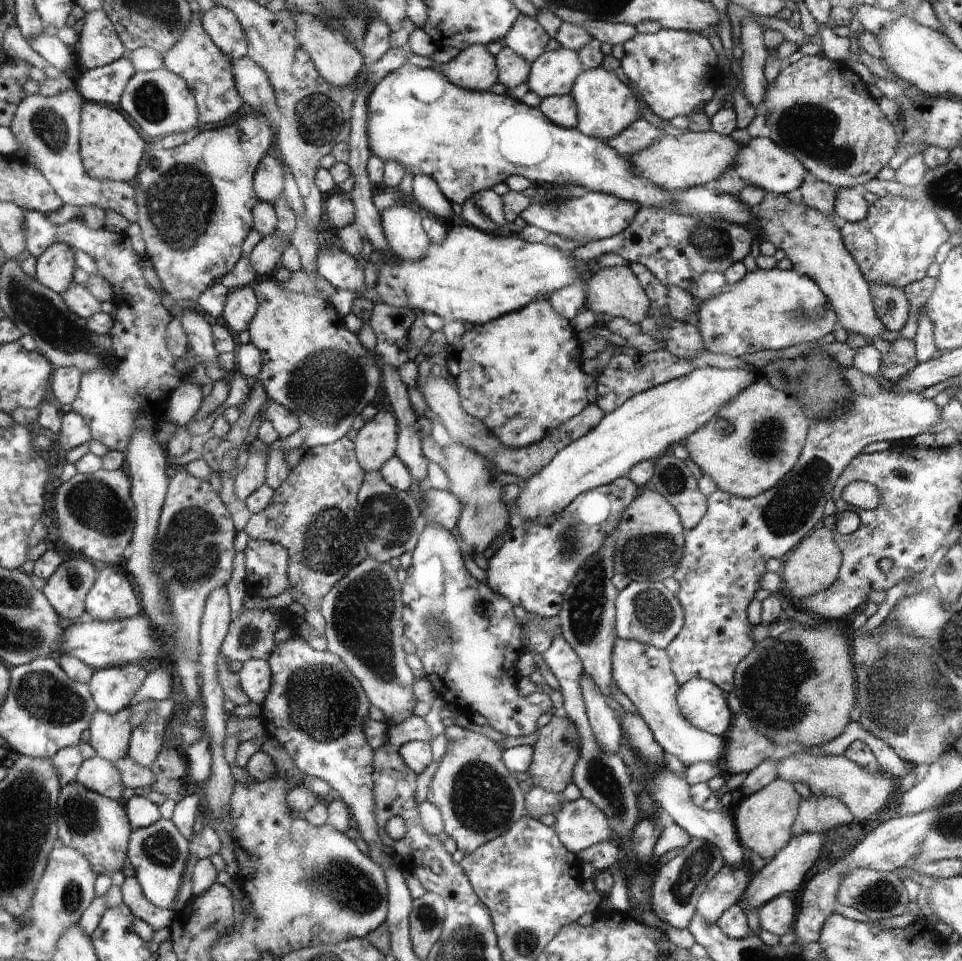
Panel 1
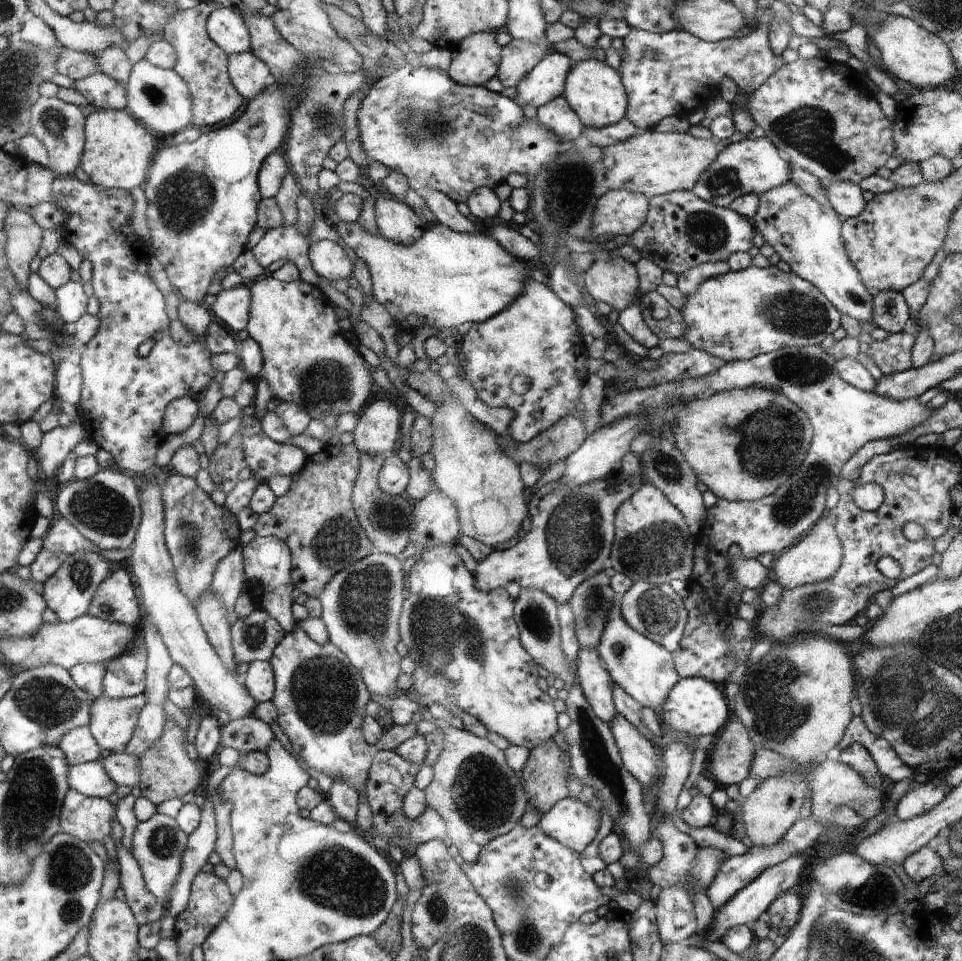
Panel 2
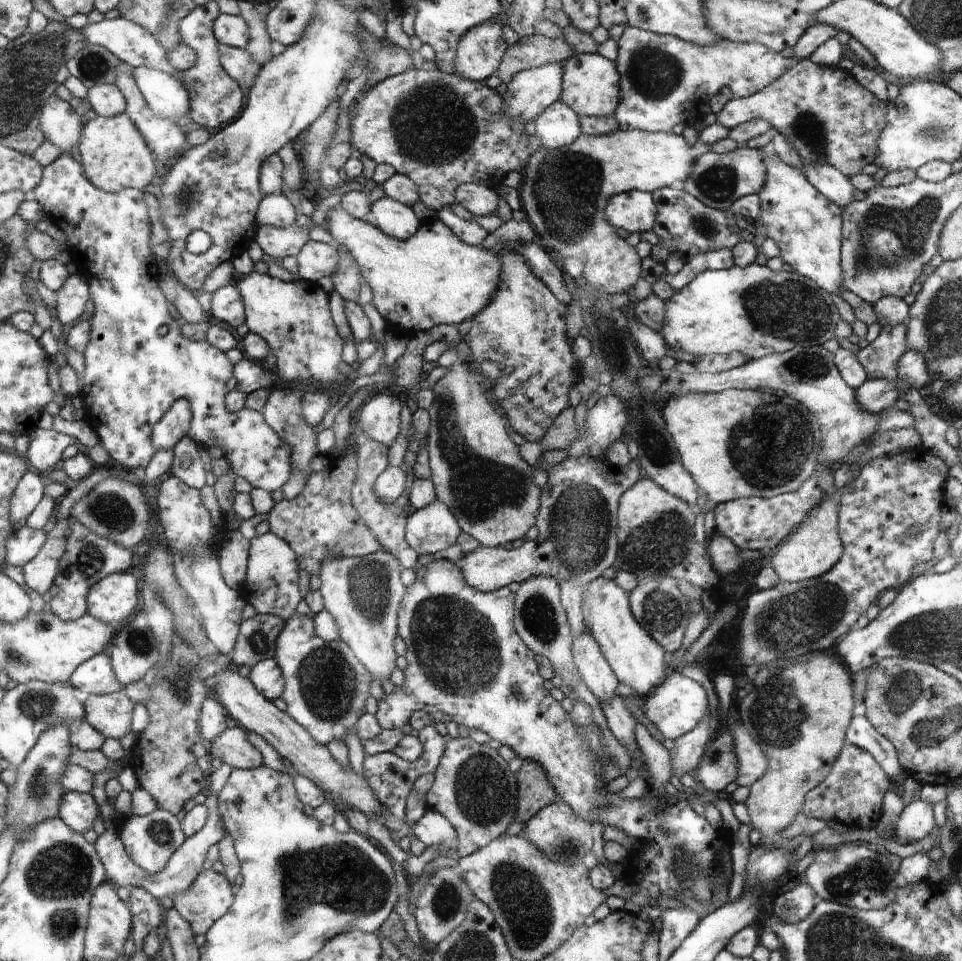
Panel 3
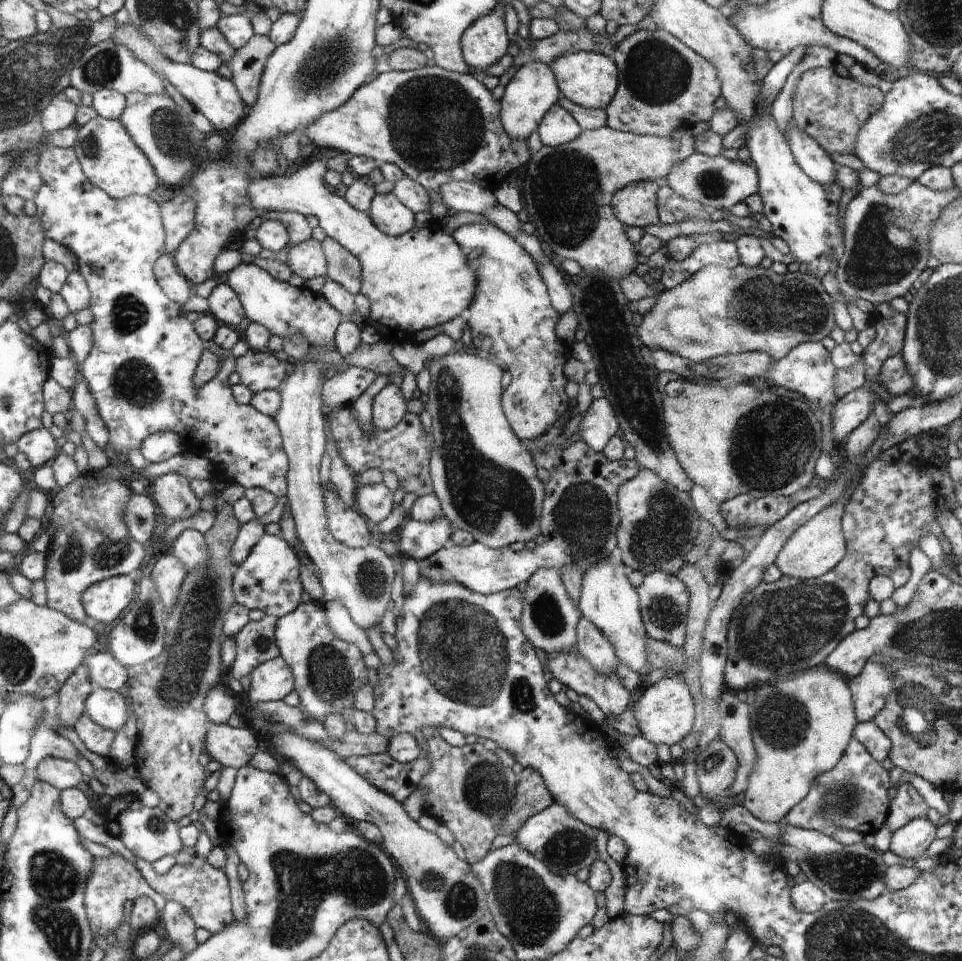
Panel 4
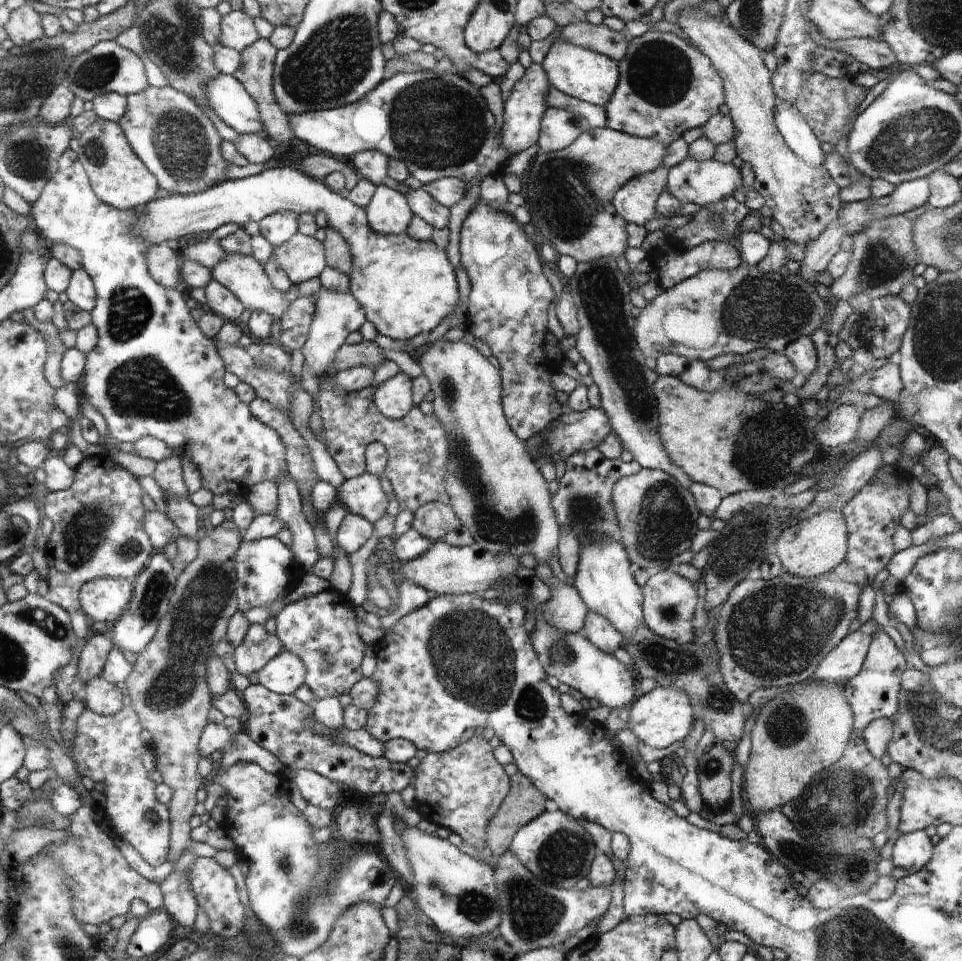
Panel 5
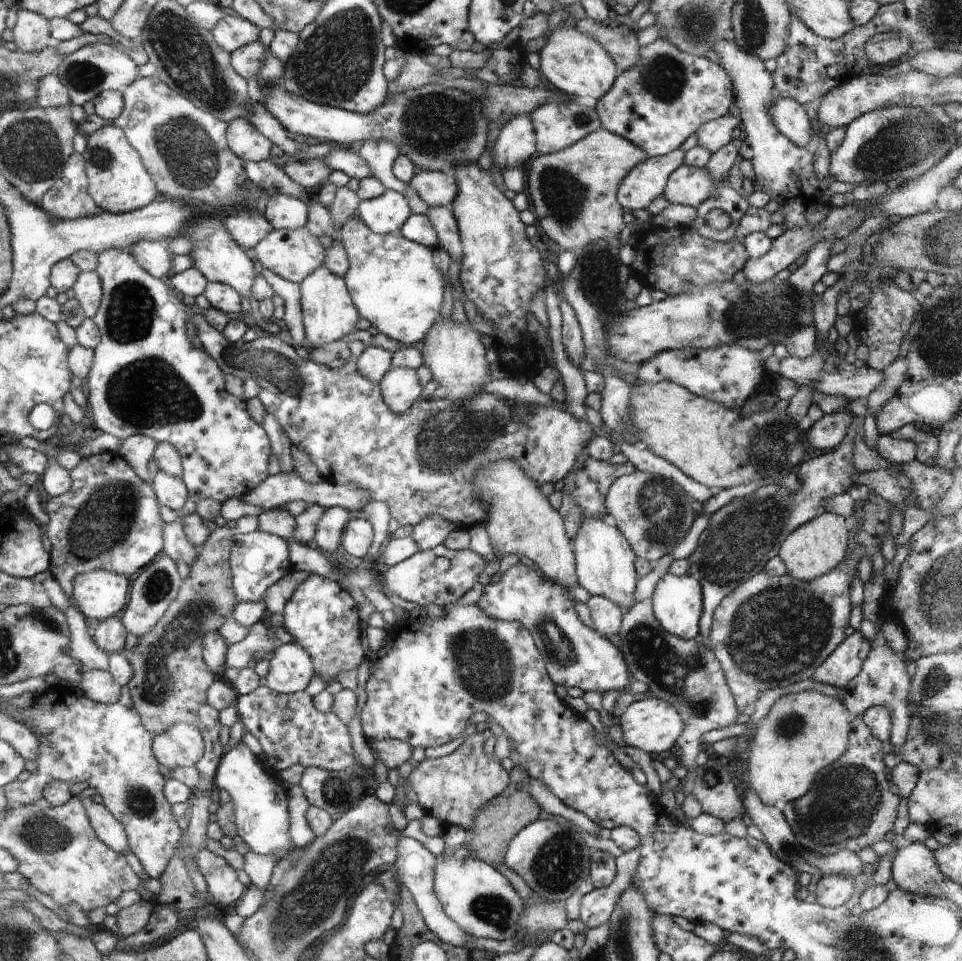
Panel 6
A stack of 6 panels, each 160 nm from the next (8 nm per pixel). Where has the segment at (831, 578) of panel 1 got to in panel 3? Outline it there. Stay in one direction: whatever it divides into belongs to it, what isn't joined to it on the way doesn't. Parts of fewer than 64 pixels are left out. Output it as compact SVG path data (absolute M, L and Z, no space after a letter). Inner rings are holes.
M838 491L830 495L828 500L824 500L819 507L810 512L808 518L771 552L771 567L782 582L799 583L816 579L840 560L843 553L843 542L840 540L838 526L841 494L842 492Z

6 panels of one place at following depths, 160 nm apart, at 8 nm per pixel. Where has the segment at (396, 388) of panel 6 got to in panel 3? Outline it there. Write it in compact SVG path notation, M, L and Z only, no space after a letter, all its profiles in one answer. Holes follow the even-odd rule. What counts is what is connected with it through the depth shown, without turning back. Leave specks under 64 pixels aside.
M381 388L355 412L358 429L390 447L400 432L400 406L396 396Z

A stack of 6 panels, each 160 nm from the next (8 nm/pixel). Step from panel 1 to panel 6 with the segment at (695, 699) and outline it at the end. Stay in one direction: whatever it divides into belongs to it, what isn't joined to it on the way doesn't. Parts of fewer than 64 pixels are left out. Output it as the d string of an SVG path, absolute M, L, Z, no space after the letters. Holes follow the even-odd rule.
M654 696L633 701L626 708L626 712L616 719L616 722L622 727L622 740L628 746L640 748L650 755L670 750L685 726L683 717L679 715L679 711L673 705Z

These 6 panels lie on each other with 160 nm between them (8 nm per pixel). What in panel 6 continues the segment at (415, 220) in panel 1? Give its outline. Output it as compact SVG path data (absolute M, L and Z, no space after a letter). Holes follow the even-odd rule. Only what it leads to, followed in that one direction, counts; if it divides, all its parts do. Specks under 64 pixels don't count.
M386 190L379 197L359 201L356 216L362 219L364 224L372 229L372 232L385 235L399 231L410 213L410 207L408 207L405 196L396 191Z

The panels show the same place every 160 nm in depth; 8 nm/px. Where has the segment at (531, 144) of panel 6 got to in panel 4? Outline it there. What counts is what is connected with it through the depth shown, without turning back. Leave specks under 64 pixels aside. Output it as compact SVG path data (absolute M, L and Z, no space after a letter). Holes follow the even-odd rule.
M531 61L520 67L505 86L505 93L499 100L502 104L503 127L507 129L510 138L528 140L530 134L538 130L547 112L558 104L561 95L555 73L549 65L540 61Z

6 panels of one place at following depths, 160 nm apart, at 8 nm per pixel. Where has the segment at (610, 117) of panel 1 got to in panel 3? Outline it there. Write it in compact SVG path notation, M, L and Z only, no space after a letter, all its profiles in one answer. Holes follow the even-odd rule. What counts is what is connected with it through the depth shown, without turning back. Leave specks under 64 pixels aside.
M575 53L566 62L561 63L563 69L562 101L571 106L579 116L595 116L602 118L614 114L618 110L620 96L618 65L599 53Z

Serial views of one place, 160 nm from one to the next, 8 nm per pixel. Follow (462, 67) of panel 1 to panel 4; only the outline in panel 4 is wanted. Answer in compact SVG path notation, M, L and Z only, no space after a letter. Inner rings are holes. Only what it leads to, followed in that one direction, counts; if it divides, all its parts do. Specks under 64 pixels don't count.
M494 10L476 19L462 34L462 55L478 72L486 72L508 50L504 10Z

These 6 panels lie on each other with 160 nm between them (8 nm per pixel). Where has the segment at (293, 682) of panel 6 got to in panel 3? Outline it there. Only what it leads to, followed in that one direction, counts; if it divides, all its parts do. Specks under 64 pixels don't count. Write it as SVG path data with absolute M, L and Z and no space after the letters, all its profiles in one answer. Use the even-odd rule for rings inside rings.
M274 658L264 659L258 666L252 667L249 679L268 700L276 700L283 693L285 680Z

